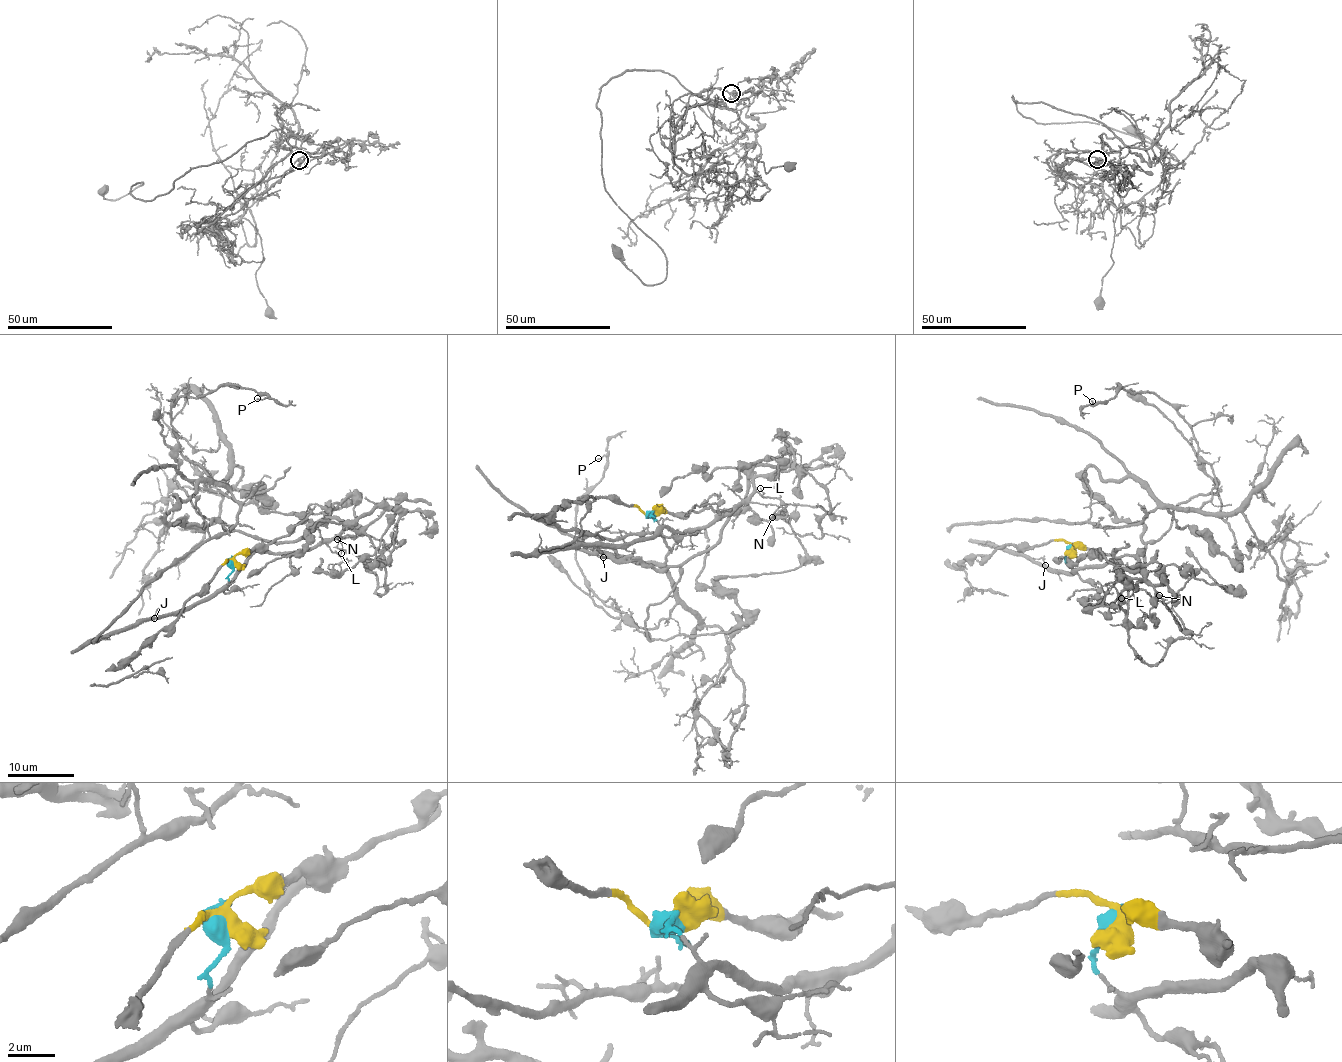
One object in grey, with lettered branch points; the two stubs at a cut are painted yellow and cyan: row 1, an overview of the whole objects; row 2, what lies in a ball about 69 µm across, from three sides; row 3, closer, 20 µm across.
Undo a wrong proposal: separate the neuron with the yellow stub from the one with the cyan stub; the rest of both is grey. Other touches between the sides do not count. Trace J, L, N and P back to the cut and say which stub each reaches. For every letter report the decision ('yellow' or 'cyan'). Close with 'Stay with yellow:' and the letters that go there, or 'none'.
J: cyan
L: cyan
N: cyan
P: yellow
Stay with yellow: P

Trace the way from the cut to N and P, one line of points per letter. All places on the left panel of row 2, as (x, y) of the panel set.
N: (233, 562), (229, 583), (236, 579), (255, 552), (305, 550), (340, 536), (353, 537), (336, 539)
P: (233, 562), (306, 525), (277, 543), (207, 518), (174, 479), (170, 410), (226, 385), (267, 396), (257, 398)

